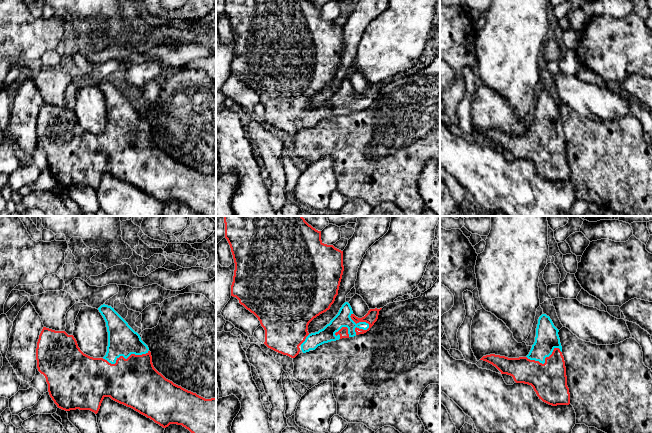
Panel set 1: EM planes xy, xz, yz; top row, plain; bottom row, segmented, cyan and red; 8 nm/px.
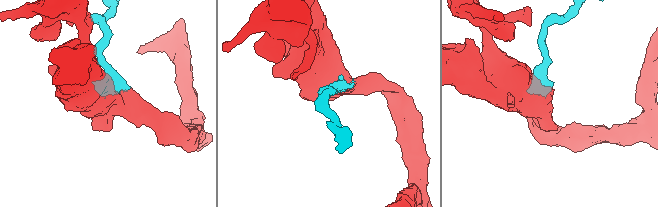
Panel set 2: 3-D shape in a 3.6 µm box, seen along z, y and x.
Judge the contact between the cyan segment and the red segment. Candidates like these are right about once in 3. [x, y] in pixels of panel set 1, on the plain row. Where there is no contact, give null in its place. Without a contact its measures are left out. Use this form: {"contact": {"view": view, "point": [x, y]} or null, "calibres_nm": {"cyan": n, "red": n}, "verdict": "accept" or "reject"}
{"contact": {"view": "xy", "point": [124, 133]}, "calibres_nm": {"cyan": 240, "red": 400}, "verdict": "accept"}

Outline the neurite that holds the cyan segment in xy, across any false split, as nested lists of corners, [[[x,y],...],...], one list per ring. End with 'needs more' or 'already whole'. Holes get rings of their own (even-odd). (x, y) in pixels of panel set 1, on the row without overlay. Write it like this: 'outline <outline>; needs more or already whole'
outline [[[103,80],[98,86],[106,98],[108,108],[107,128],[103,134],[93,134],[84,130],[78,123],[74,112],[68,111],[65,107],[55,107],[43,103],[39,111],[36,124],[37,144],[45,152],[49,171],[57,183],[65,187],[90,186],[97,190],[103,175],[110,173],[150,194],[163,204],[170,200],[182,201],[201,216],[216,216],[216,174],[205,175],[166,155],[154,144],[151,128],[141,116],[140,111],[114,84]]]; needs more

